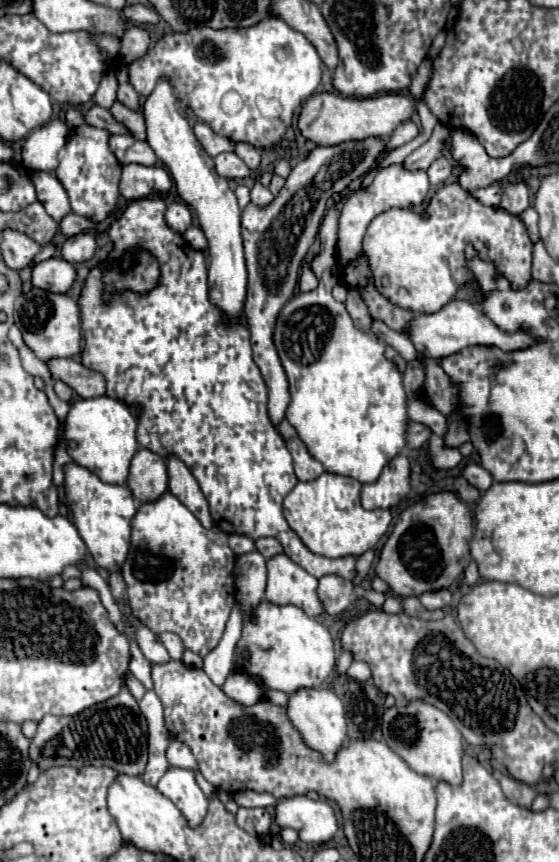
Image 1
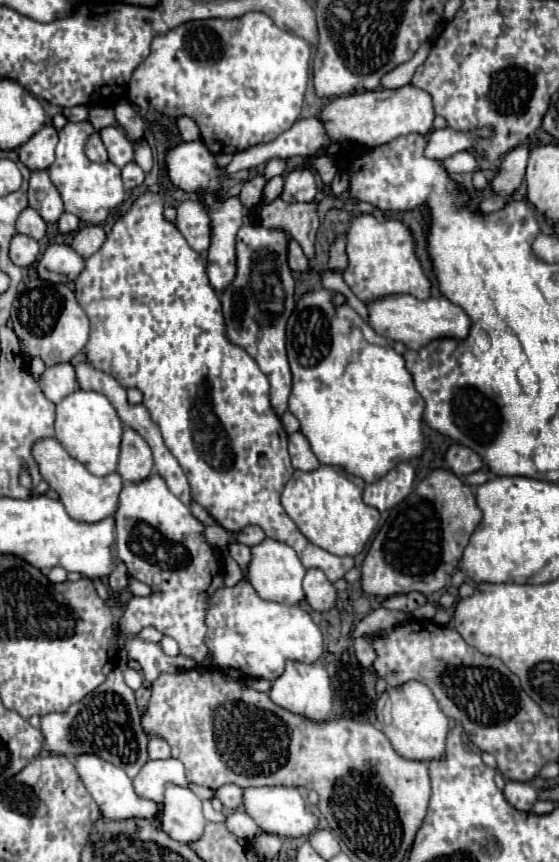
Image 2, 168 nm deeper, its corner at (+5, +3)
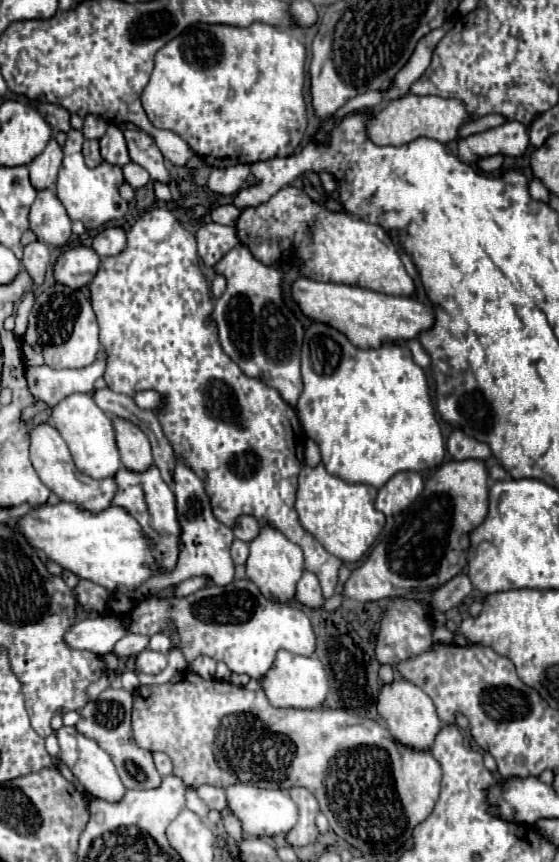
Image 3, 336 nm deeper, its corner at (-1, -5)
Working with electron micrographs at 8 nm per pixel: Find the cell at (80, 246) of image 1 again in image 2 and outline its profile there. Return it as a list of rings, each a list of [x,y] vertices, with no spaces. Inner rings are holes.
[[[85,225],[83,229],[77,231],[77,235],[75,235],[71,245],[83,259],[87,259],[95,251],[101,249],[105,239],[107,239],[107,233],[105,233],[105,229],[101,225]]]

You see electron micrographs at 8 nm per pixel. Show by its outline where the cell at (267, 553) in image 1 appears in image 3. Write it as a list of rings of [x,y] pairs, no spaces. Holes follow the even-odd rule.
[[[249,515],[239,517],[237,525],[233,527],[235,537],[237,537],[237,539],[241,539],[241,541],[245,541],[245,543],[251,543],[251,541],[259,535],[259,531],[261,531],[259,521],[257,521],[255,517],[249,517]]]

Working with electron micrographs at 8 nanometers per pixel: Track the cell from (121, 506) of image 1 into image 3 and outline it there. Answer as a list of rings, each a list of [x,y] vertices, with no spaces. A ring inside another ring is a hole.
[[[41,423],[31,431],[31,463],[33,463],[39,479],[51,493],[55,493],[61,501],[71,501],[79,509],[85,509],[89,513],[99,513],[101,509],[107,509],[117,493],[117,483],[113,477],[97,481],[97,479],[91,479],[91,477],[83,475],[81,471],[77,471],[65,441],[61,439],[59,431],[55,427],[51,427],[49,423]]]

